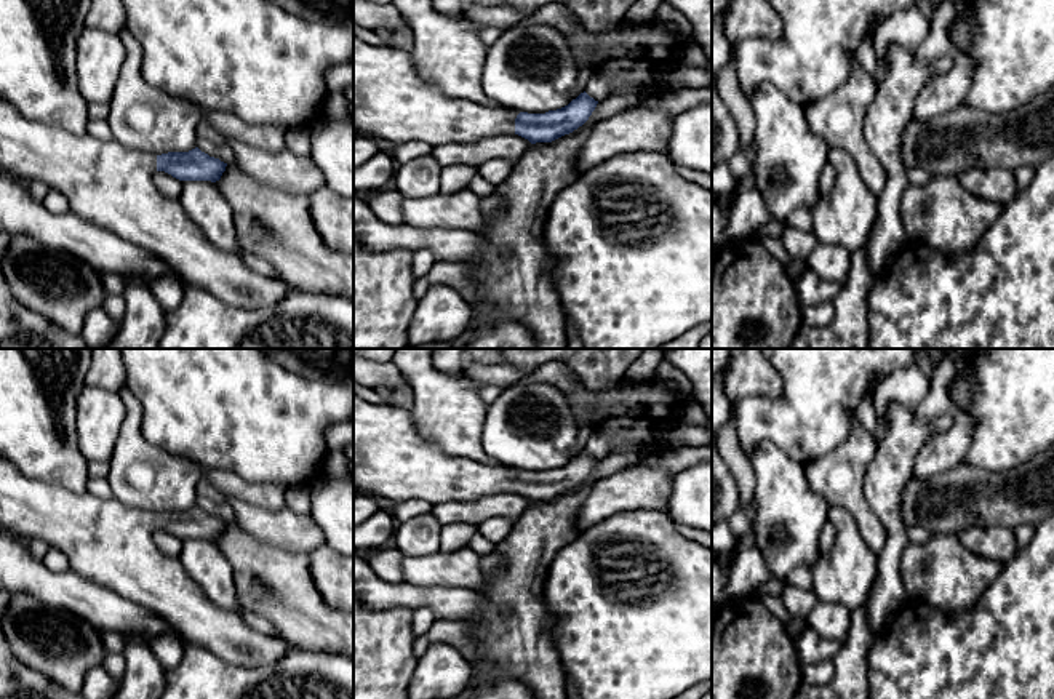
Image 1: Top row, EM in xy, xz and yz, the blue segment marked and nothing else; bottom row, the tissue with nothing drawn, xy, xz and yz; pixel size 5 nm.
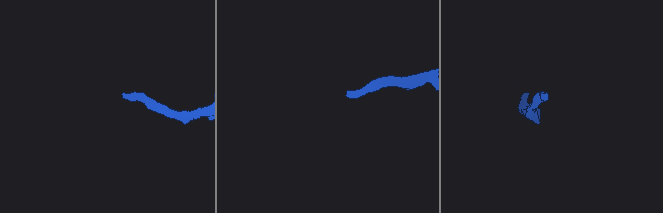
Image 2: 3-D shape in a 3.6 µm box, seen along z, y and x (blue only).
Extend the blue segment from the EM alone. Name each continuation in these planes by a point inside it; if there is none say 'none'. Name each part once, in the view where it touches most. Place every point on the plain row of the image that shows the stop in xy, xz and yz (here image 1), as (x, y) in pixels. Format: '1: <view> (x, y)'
1: xz (391, 459)

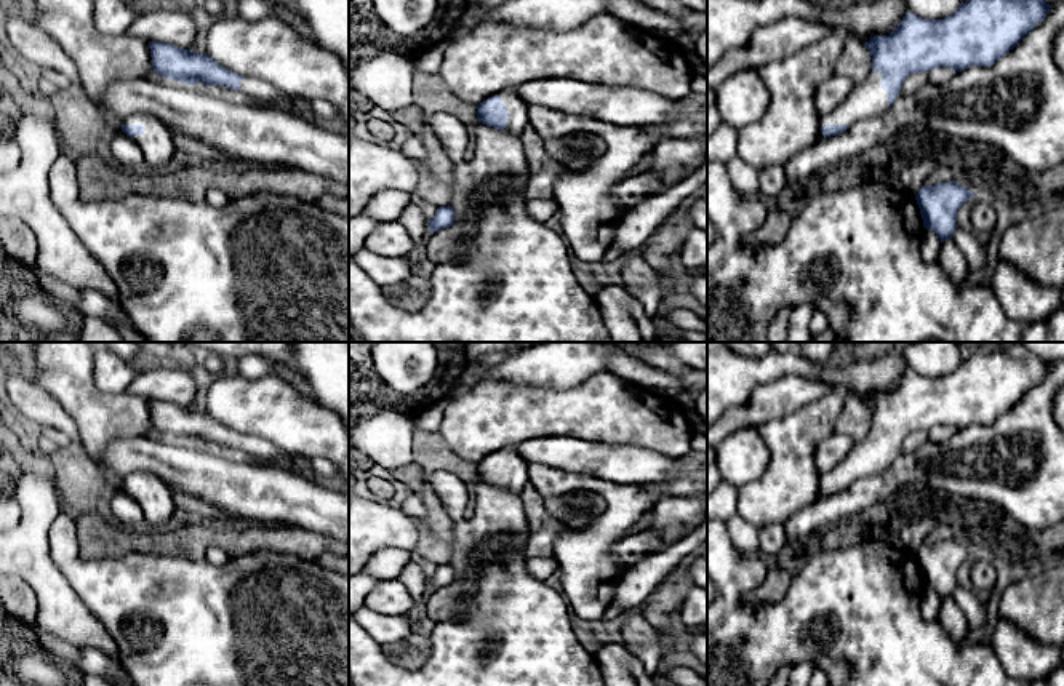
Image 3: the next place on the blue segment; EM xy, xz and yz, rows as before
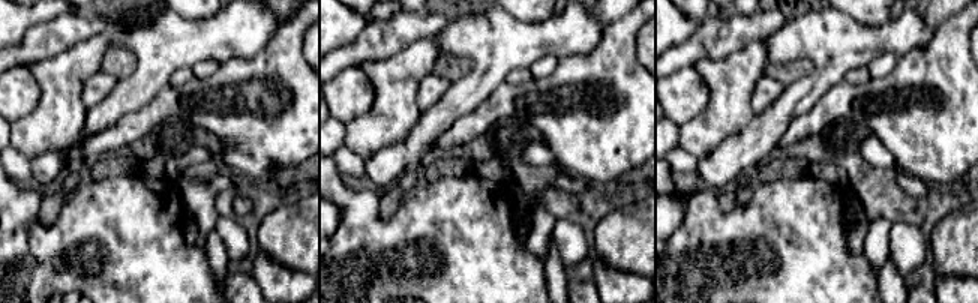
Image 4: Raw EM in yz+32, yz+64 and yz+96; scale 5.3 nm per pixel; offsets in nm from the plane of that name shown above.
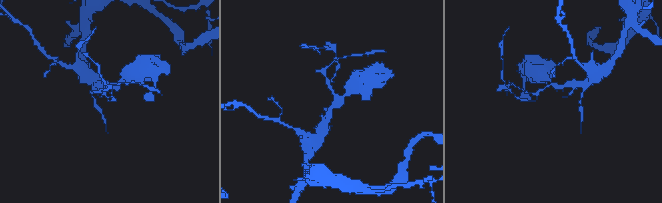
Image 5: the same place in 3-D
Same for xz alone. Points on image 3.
1: xz (517, 467)

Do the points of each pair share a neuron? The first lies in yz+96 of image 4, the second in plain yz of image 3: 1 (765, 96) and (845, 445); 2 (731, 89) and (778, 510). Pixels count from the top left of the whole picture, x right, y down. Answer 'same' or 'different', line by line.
1: same
2: same

